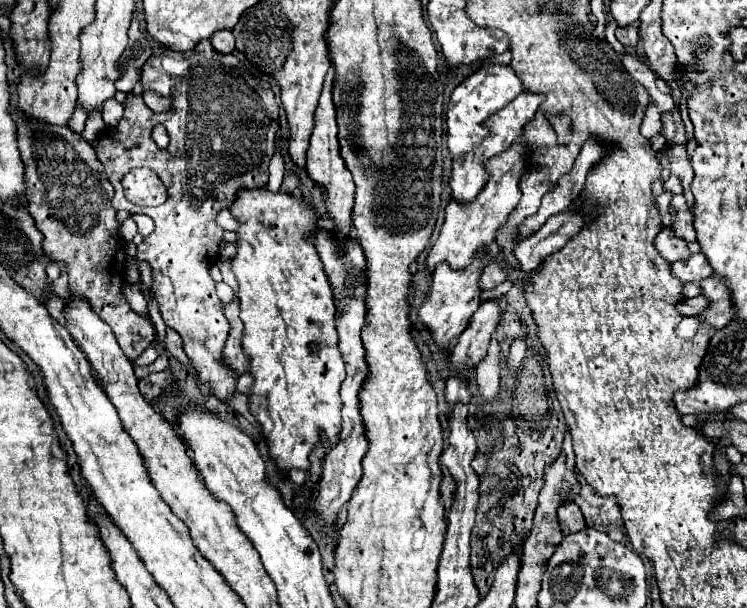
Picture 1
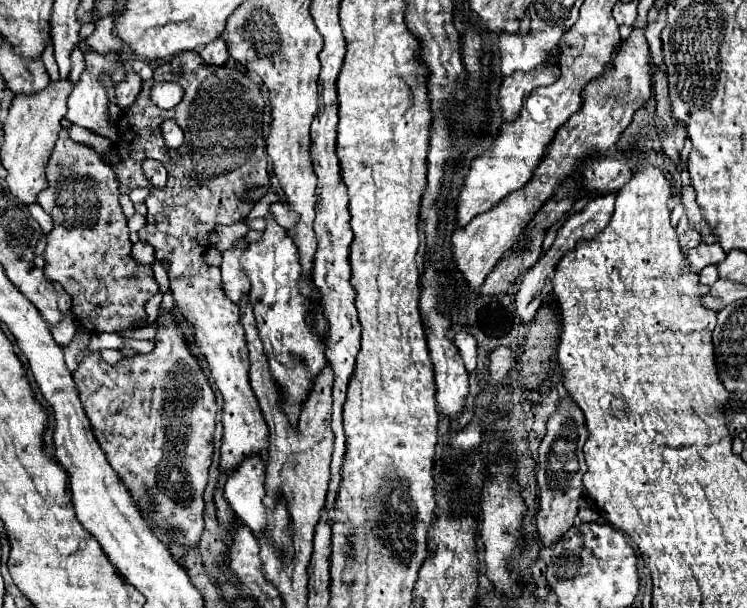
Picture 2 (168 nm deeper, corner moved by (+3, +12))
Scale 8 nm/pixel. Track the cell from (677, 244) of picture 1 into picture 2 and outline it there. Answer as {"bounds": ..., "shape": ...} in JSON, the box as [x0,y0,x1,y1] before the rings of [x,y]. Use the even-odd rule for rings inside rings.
{"bounds":[677,218,701,248],"shape":[[[685,218],[685,226],[677,228],[677,236],[679,236],[681,248],[695,248],[701,244],[701,234],[695,228],[691,228],[687,218]]]}

